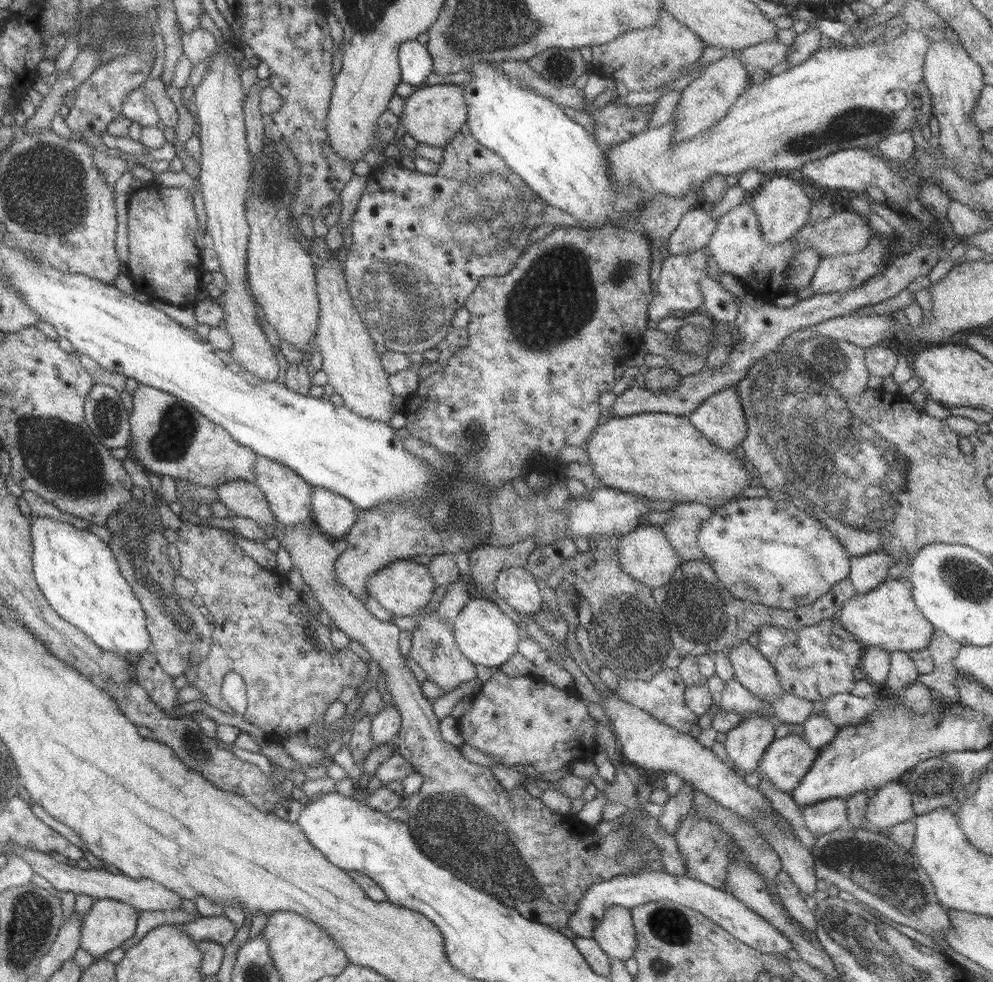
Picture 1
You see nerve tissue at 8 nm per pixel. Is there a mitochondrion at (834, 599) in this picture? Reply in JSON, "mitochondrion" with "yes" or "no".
{"mitochondrion":"no"}

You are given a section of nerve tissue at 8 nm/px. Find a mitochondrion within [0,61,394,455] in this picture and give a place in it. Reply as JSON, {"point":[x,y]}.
{"point":[42,188]}

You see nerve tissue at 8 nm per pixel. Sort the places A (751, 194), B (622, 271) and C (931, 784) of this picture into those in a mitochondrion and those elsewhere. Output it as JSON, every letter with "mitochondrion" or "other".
{"A":"other","B":"mitochondrion","C":"mitochondrion"}

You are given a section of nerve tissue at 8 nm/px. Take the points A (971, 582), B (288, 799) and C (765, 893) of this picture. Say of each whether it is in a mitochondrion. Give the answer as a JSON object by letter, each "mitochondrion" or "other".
{"A":"mitochondrion","B":"other","C":"other"}

